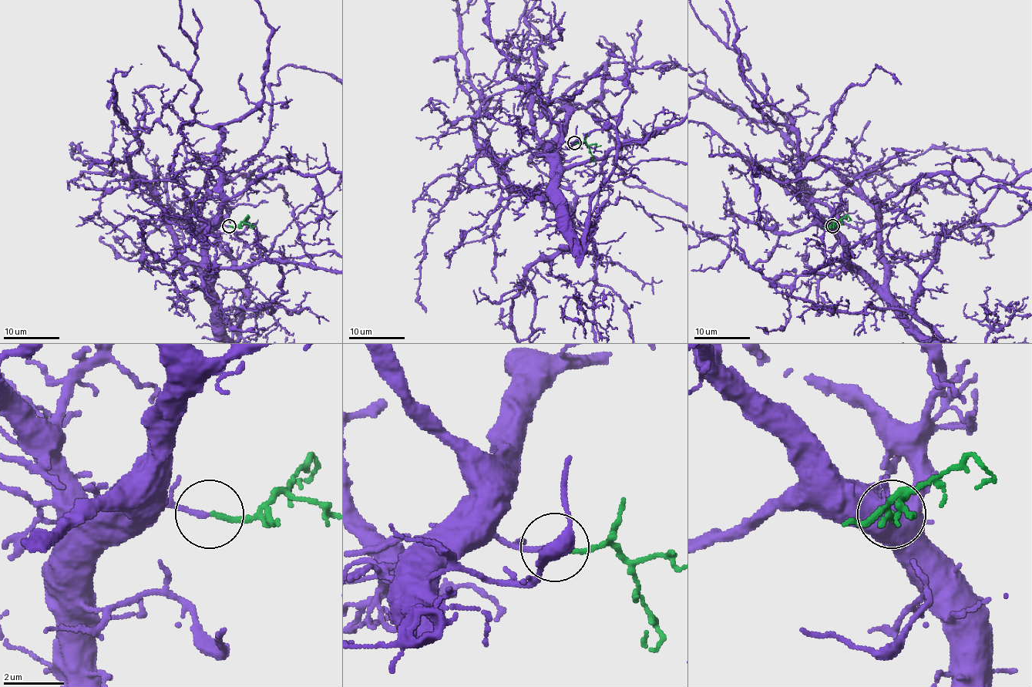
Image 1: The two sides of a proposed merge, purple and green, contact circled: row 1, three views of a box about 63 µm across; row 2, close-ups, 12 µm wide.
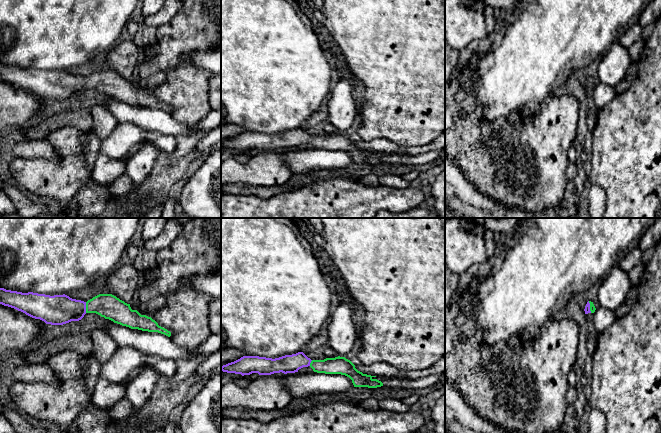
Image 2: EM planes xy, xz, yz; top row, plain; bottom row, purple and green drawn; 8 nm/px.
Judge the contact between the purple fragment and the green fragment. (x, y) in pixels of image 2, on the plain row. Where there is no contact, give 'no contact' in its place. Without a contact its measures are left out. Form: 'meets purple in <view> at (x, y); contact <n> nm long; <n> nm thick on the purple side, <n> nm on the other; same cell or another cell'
meets purple in xy at (85, 83); contact 90 nm long; 240 nm thick on the purple side, 190 nm on the other; same cell

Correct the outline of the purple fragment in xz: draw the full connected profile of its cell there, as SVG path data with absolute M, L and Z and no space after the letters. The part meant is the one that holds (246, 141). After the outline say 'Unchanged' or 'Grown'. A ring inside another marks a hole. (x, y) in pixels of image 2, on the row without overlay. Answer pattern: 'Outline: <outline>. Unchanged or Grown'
Outline: M303 128L285 131L279 134L266 134L259 132L243 132L240 135L223 141L221 147L250 151L271 151L274 149L295 149L303 143L310 142L314 148L325 150L341 150L352 156L354 163L377 164L383 159L376 152L363 150L355 141L345 133L326 134L324 136L311 136Z. Grown

